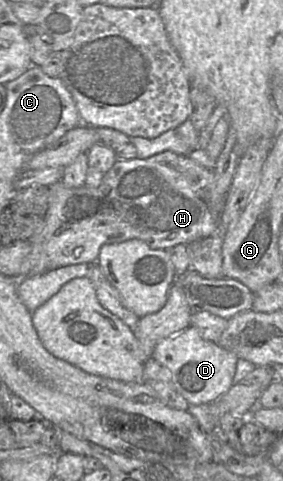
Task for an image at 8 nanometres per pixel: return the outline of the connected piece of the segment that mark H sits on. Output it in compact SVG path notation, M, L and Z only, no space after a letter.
M164 151L148 158L117 160L105 173L98 187L68 188L62 181L49 186L45 226L33 235L32 250L24 259L17 282L56 268L97 261L100 249L107 244L131 239L144 241L152 249L167 249L177 274L190 269L187 245L212 235L220 235L226 195L218 191L214 168L207 168L187 155Z

